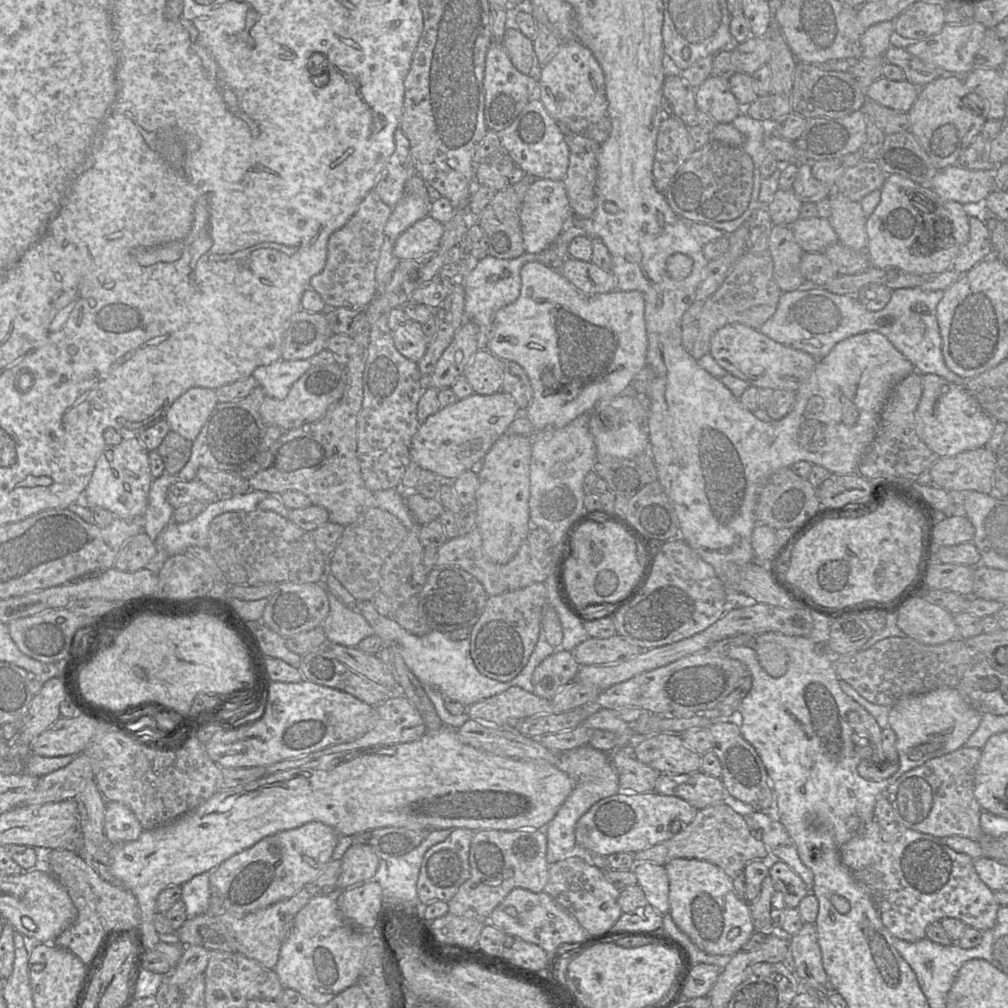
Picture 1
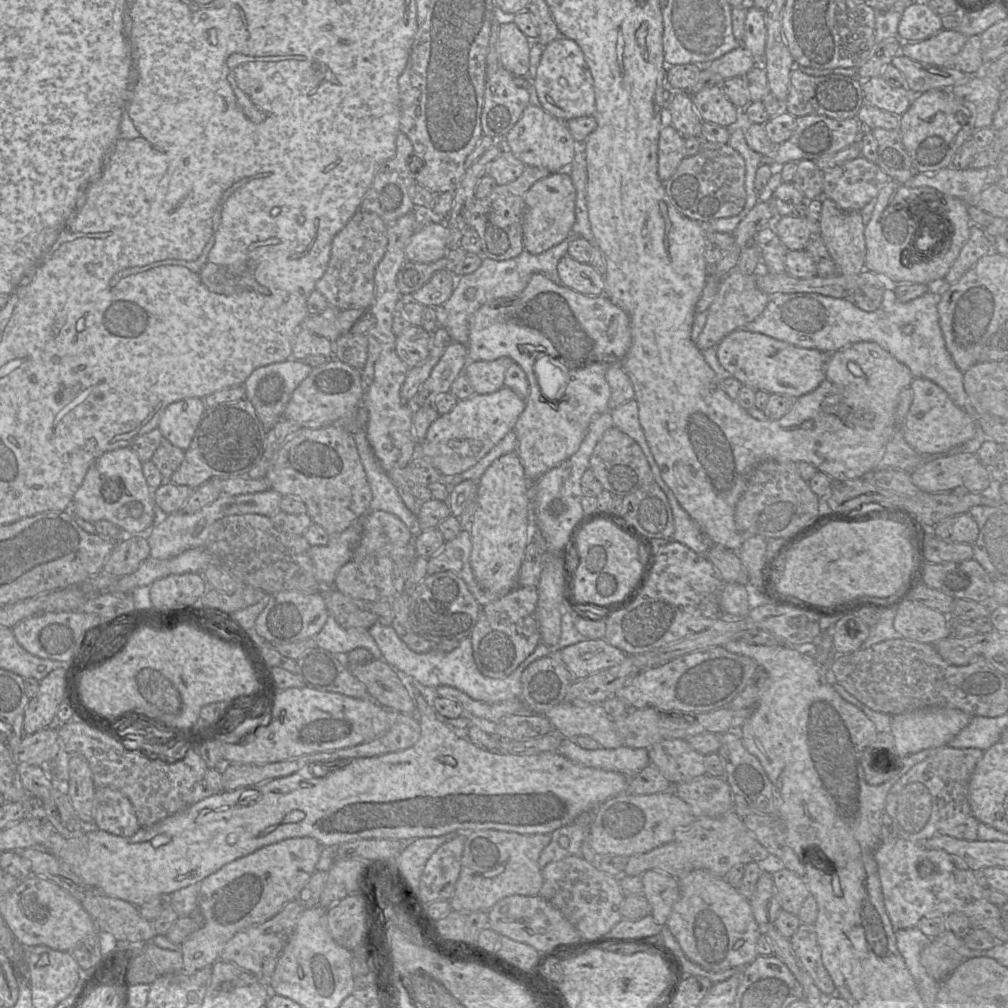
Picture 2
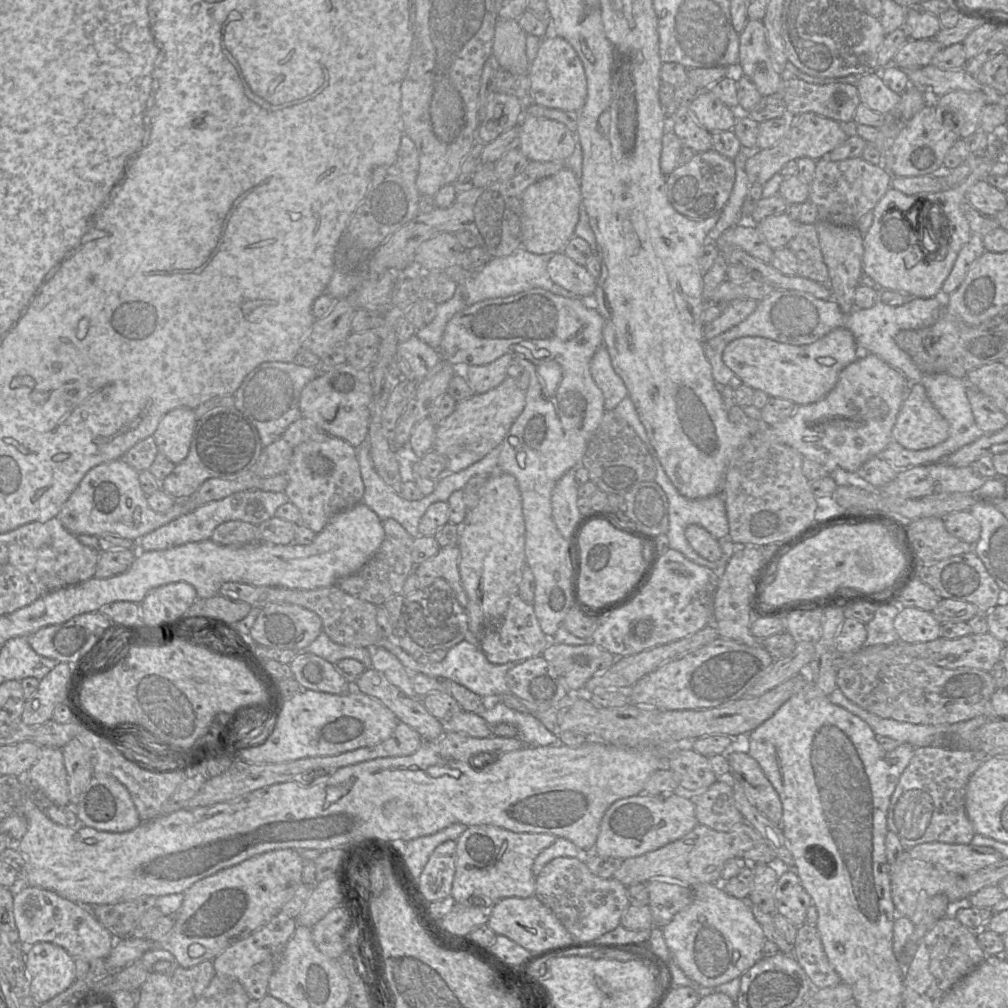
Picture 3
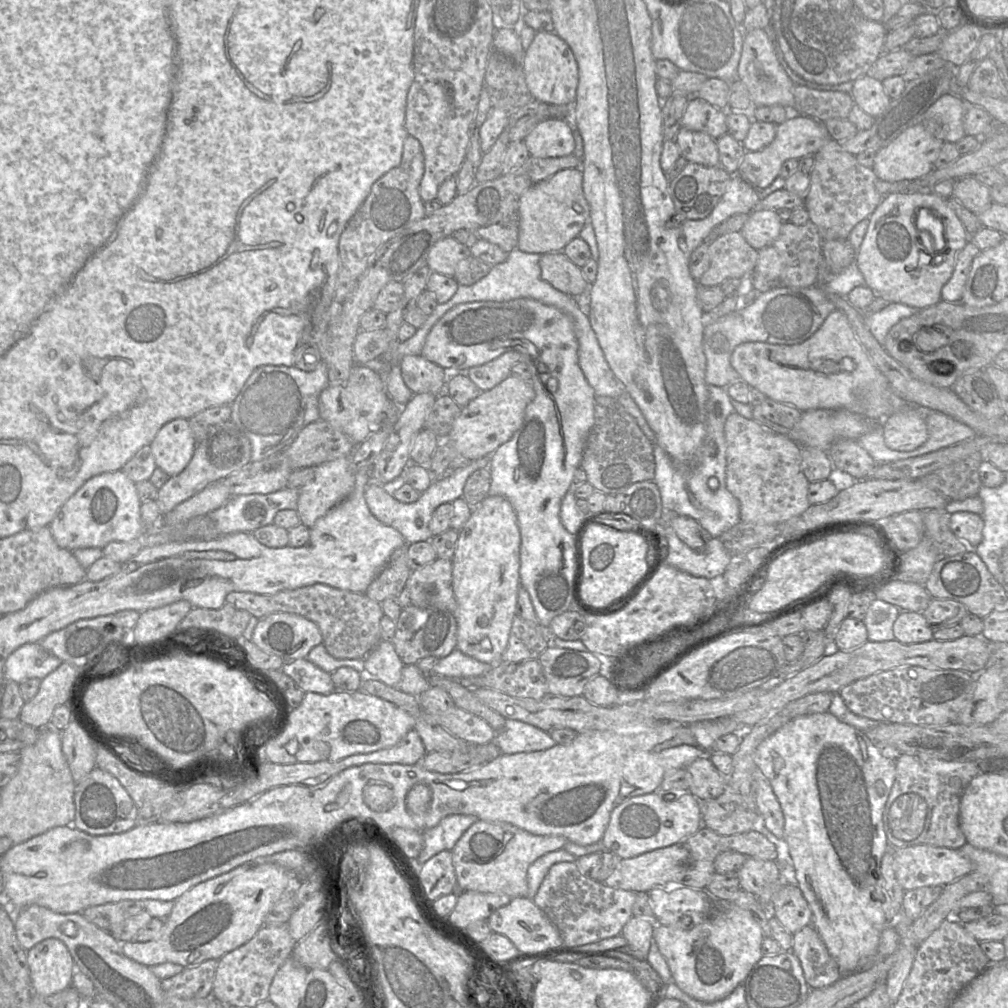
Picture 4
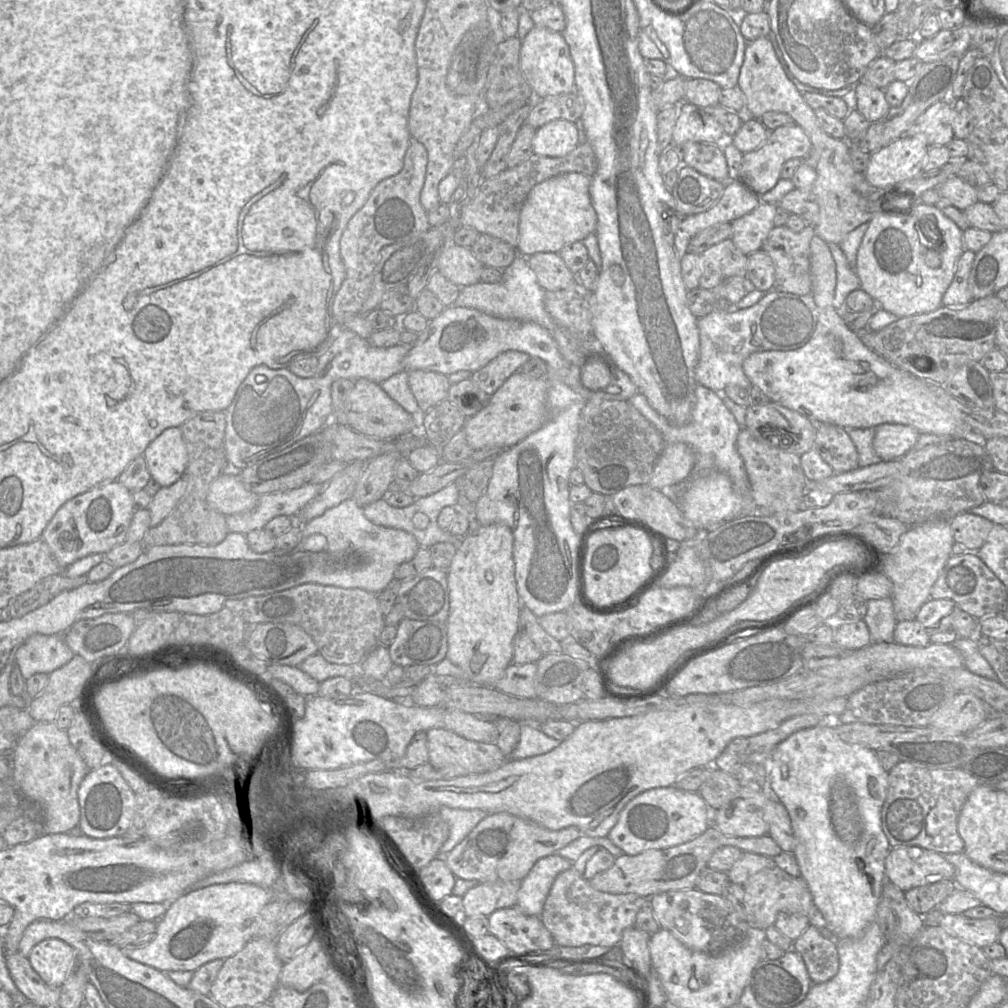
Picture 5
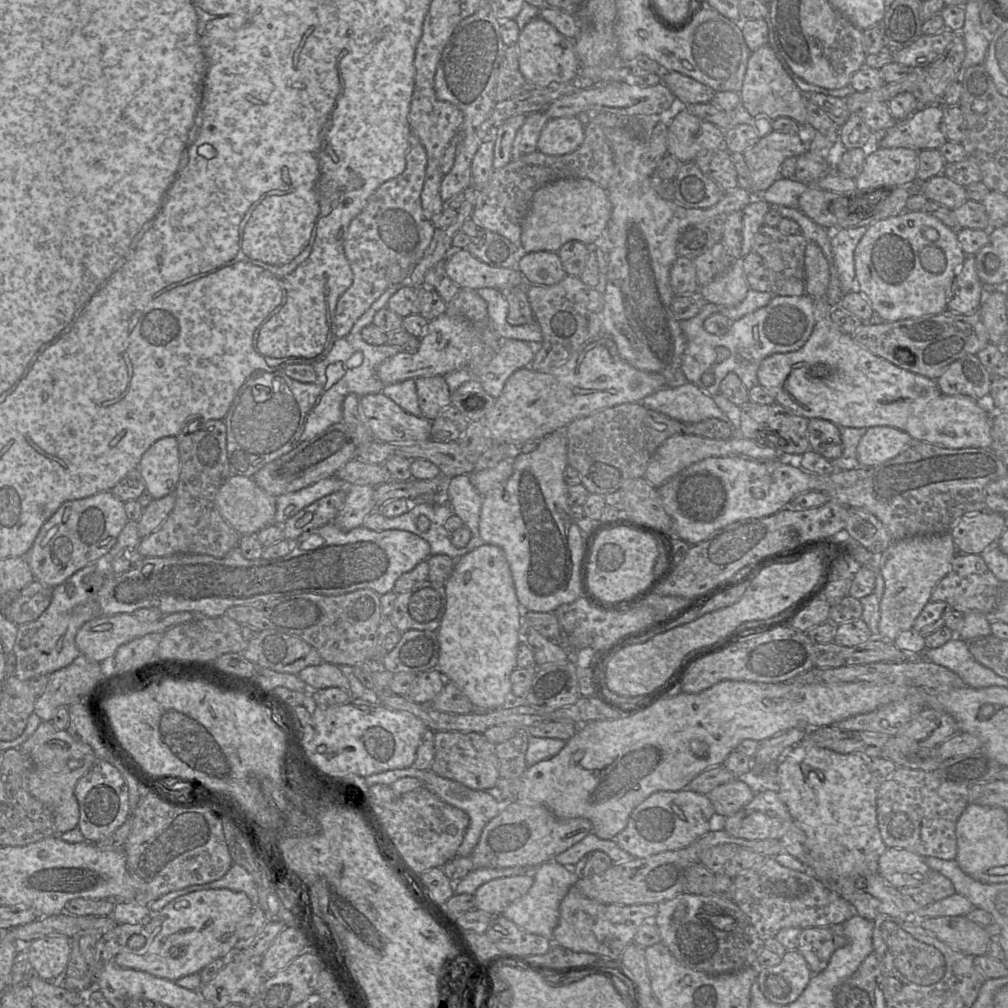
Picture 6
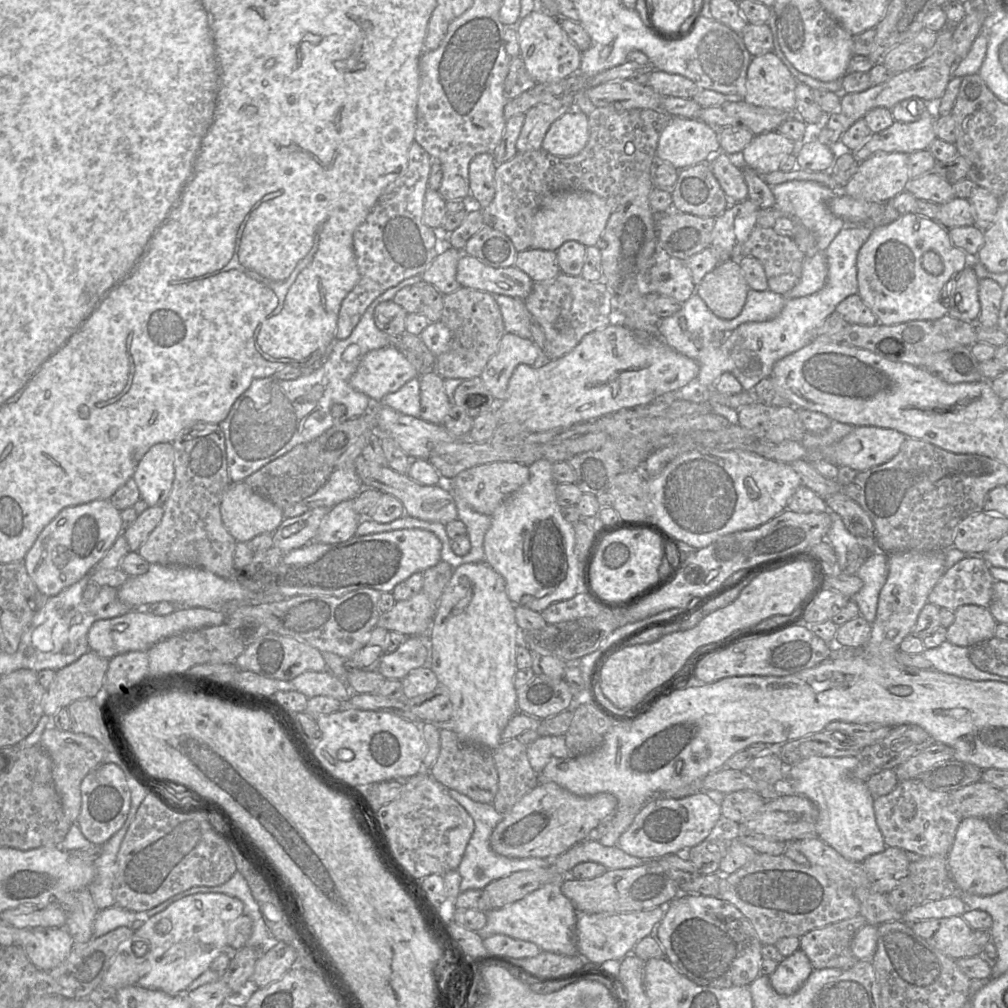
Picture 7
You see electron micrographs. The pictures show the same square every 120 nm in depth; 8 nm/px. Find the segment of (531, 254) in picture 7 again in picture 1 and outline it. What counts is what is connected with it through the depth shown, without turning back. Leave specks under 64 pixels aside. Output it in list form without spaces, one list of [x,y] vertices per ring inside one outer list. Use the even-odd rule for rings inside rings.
[[[568,257],[560,273],[577,289],[586,294],[608,293],[616,290],[611,270],[605,270],[591,261]]]

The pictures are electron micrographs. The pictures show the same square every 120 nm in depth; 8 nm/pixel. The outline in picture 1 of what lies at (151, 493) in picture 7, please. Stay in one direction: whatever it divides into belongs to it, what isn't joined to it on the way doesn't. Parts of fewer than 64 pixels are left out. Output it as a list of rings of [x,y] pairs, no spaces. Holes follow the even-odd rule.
[[[192,387],[174,400],[166,413],[165,420],[170,430],[193,442],[217,403],[213,389]]]

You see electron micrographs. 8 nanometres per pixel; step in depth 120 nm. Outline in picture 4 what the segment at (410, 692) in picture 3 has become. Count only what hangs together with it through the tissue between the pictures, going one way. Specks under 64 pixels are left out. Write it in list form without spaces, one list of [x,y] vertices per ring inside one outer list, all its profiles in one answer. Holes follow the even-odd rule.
[[[381,640],[364,658],[365,674],[395,687],[401,680],[404,663],[392,642]]]

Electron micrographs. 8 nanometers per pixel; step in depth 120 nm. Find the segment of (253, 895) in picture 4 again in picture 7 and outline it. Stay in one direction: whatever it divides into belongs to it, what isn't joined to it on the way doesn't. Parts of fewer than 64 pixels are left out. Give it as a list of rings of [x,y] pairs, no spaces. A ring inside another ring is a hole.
[[[196,893],[173,902],[165,910],[146,918],[143,925],[133,936],[118,947],[108,971],[106,972],[93,999],[98,1002],[106,997],[113,997],[115,992],[126,986],[138,986],[149,990],[163,991],[177,996],[187,993],[187,987],[203,972],[221,953],[228,950],[227,929],[231,922],[243,914],[244,905],[241,900],[223,893]],[[139,939],[149,941],[149,950],[142,957],[134,955],[132,946]]]

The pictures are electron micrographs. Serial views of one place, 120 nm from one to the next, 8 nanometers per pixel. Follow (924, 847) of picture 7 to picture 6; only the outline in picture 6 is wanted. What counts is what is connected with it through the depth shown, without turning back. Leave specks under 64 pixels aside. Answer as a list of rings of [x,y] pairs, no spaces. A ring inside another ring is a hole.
[[[898,767],[877,792],[877,820],[887,848],[903,848],[922,857],[955,860],[956,825],[966,809],[969,787],[944,782],[930,771]]]

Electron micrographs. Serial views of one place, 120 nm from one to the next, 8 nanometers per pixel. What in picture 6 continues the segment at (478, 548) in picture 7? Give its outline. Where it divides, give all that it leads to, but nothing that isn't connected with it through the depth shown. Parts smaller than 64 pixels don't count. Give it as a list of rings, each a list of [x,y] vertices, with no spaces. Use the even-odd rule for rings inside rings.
[[[466,474],[452,477],[447,483],[446,494],[453,513],[461,518],[471,532],[471,539],[465,546],[467,554],[484,544],[479,533],[483,497],[470,483],[469,475]]]

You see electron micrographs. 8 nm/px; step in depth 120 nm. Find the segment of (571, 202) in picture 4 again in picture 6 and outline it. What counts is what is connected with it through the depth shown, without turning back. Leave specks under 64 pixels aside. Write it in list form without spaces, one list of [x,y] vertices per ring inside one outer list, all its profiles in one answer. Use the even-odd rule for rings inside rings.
[[[565,178],[540,187],[533,194],[528,213],[522,222],[521,243],[525,253],[557,252],[568,241],[578,240],[591,249],[604,238],[611,215],[606,190],[583,178]]]

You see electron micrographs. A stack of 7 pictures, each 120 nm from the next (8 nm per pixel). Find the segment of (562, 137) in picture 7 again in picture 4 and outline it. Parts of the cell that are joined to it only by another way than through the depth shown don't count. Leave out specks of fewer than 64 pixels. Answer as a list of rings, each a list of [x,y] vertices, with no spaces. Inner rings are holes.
[[[565,118],[541,120],[524,142],[535,158],[564,157],[574,154],[575,149],[573,131]]]

